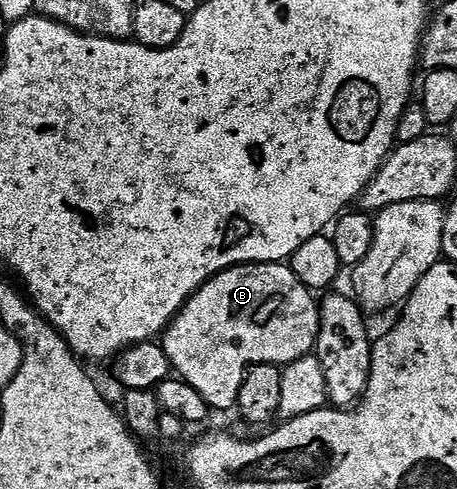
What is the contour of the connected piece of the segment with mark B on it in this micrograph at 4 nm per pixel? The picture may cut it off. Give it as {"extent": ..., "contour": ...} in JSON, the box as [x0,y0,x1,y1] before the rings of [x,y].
{"extent":[159,262,320,411],"contour":[[[255,262],[232,266],[208,278],[170,322],[159,344],[167,352],[167,360],[176,377],[191,384],[191,388],[195,388],[195,392],[199,392],[199,396],[203,396],[214,411],[232,411],[237,405],[245,371],[251,364],[271,364],[284,368],[295,360],[310,357],[314,353],[320,327],[318,299],[314,291],[308,290],[297,279],[293,269],[279,262]]]}

